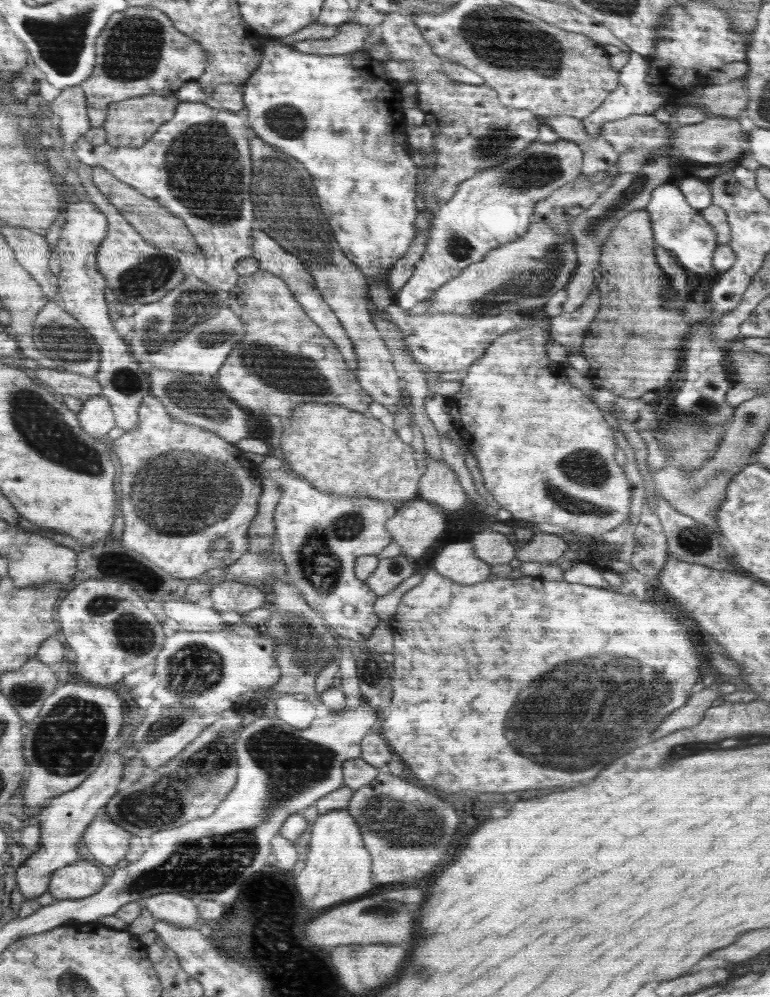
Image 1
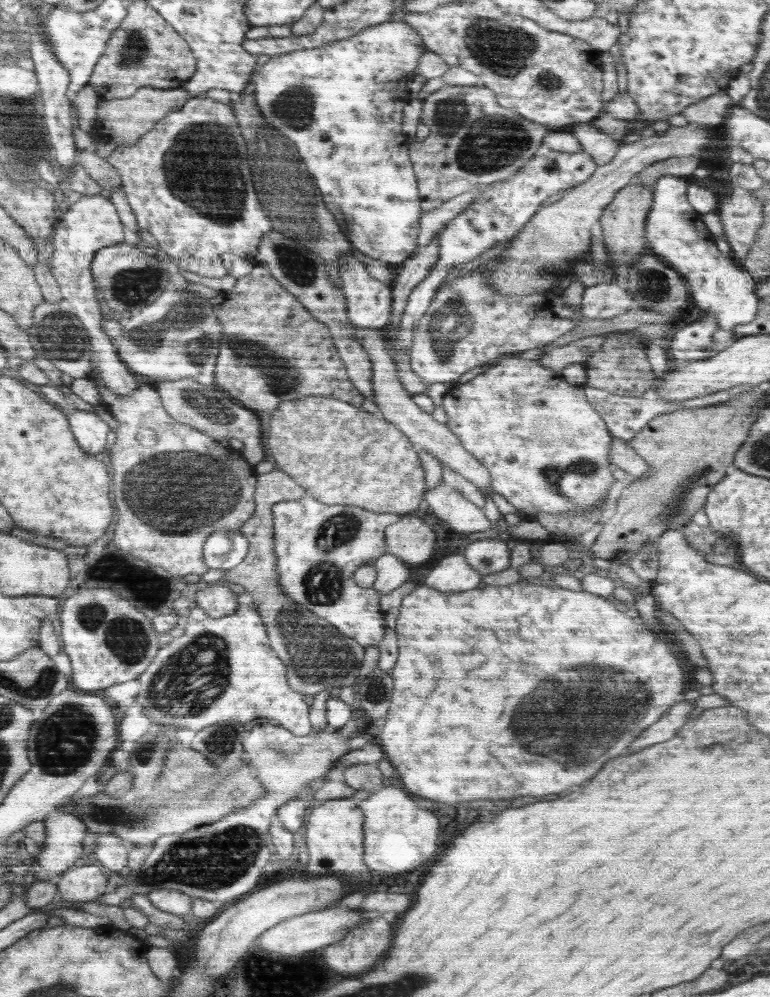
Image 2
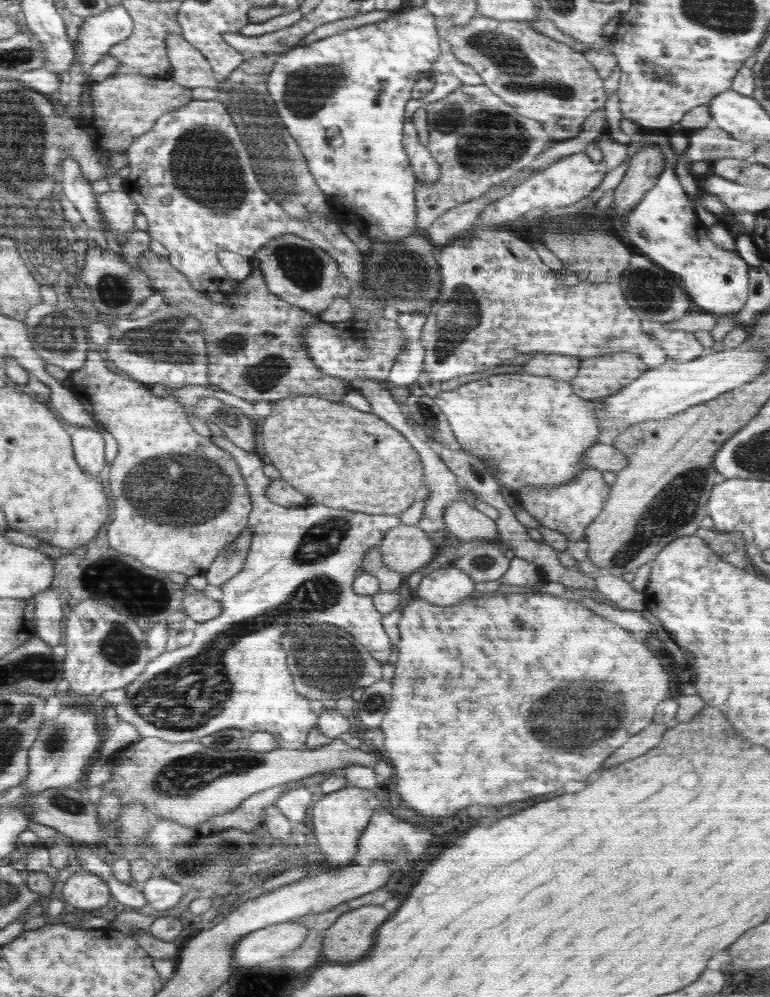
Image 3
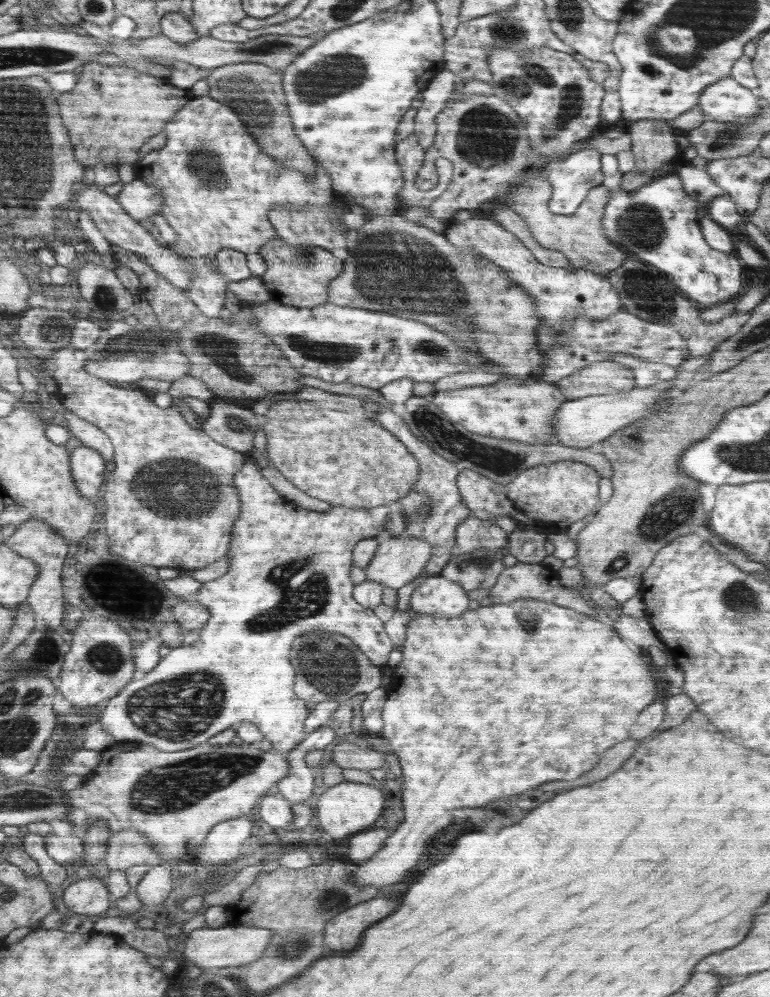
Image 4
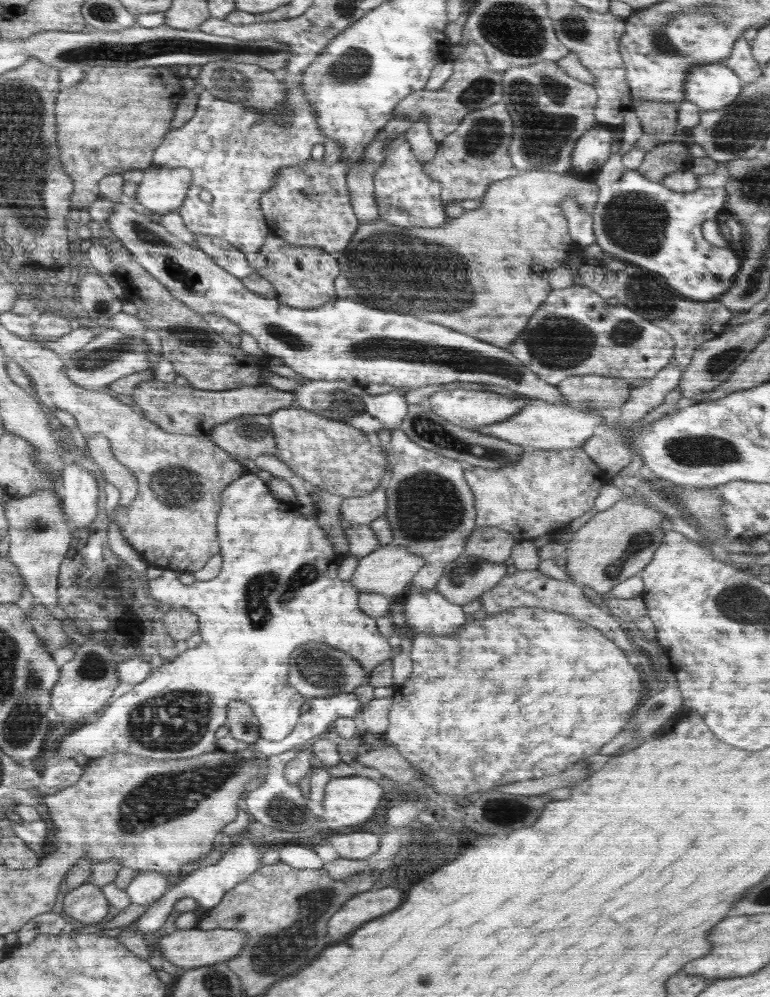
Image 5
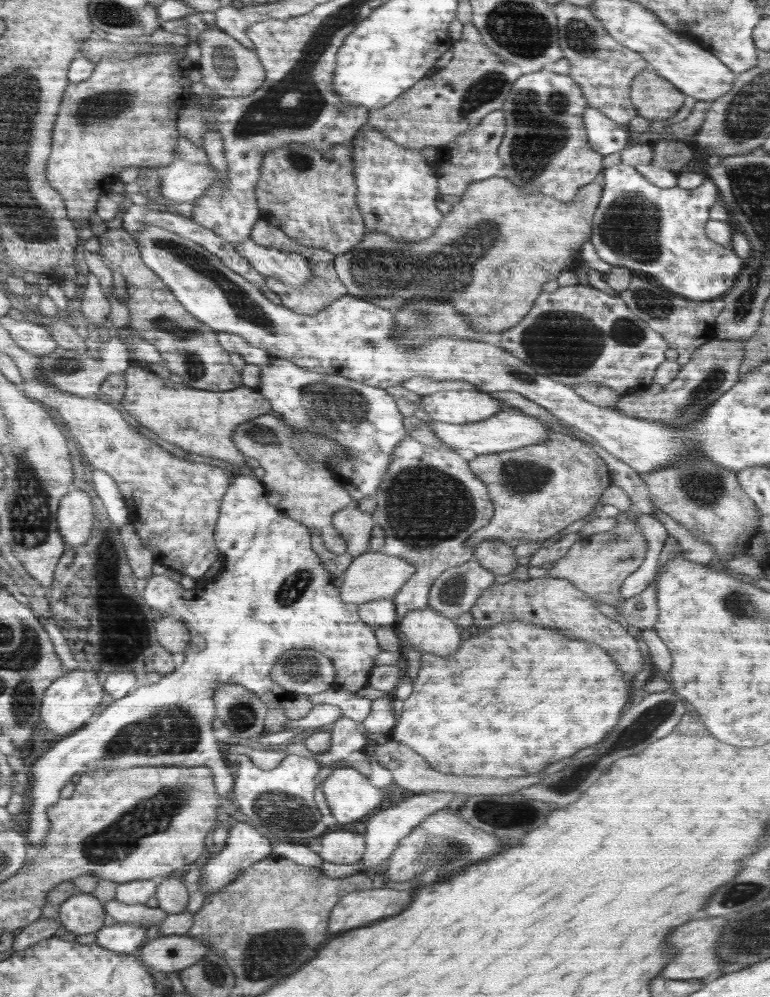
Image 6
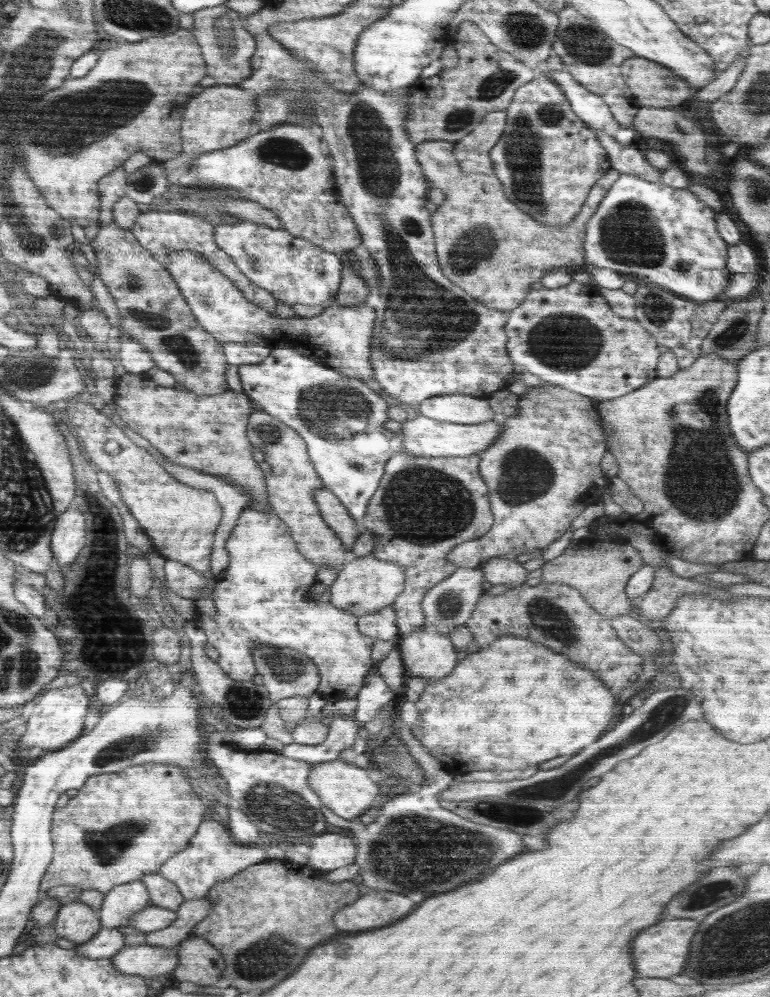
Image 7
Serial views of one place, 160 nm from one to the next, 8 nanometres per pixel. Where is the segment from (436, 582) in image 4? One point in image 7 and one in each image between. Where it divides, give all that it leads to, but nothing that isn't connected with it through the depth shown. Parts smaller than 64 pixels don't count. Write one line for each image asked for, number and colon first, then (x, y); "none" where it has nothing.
5: (427, 611)
6: (431, 633)
7: (427, 654)

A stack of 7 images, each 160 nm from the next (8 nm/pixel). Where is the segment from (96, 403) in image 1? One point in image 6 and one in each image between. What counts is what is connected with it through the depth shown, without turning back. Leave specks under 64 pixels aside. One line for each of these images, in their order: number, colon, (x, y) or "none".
2: (90, 431)
3: (88, 443)
4: (88, 464)
5: (80, 490)
6: (77, 517)

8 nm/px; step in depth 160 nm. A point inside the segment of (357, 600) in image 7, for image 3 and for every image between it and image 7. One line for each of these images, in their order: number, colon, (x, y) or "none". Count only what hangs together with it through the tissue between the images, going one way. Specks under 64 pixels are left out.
3: (406, 549)
4: (399, 559)
5: (388, 570)
6: (373, 575)

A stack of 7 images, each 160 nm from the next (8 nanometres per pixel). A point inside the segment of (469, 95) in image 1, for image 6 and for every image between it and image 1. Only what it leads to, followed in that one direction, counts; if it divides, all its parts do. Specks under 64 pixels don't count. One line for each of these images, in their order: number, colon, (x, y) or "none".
2: (473, 141)
3: (478, 141)
4: (486, 141)
5: (468, 161)
6: (470, 157)

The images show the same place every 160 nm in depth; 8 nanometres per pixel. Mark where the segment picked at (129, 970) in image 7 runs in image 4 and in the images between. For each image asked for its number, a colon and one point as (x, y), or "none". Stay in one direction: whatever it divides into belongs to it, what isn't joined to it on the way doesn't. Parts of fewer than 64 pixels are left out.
4: (207, 947)
5: (191, 948)
6: (167, 954)

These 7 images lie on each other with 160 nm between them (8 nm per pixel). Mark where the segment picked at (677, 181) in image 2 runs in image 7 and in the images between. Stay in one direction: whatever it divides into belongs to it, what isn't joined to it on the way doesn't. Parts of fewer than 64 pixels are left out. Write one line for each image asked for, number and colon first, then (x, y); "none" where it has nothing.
3: (664, 226)
4: (658, 223)
5: (637, 221)
6: (660, 233)
7: (649, 232)

